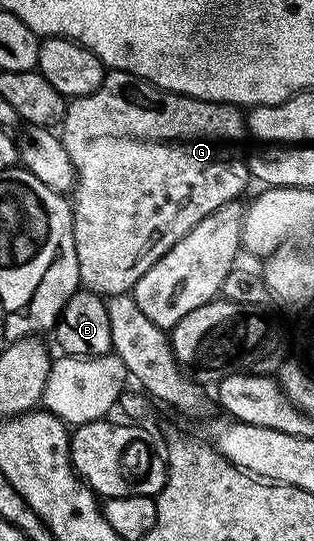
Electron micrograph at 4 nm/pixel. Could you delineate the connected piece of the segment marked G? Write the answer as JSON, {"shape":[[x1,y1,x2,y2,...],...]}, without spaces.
{"shape":[[126,71,105,72,98,91,71,98,58,136,76,172,71,207,80,283,105,298,132,293,138,279,142,279,178,239,198,227,198,223,218,211,218,207,237,200,250,182,250,165,246,153,244,157,240,150,244,137,246,141,246,117,237,106,167,93]]}

